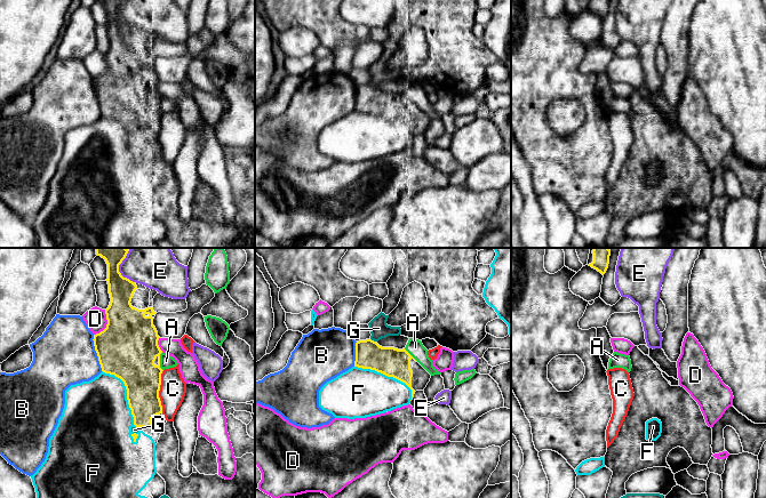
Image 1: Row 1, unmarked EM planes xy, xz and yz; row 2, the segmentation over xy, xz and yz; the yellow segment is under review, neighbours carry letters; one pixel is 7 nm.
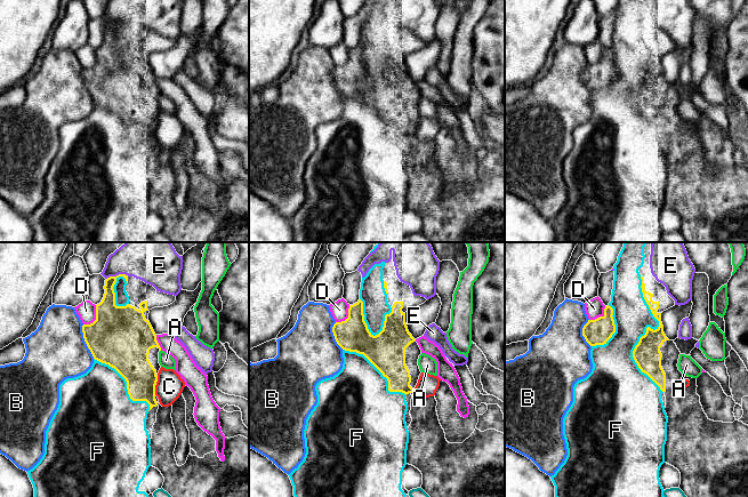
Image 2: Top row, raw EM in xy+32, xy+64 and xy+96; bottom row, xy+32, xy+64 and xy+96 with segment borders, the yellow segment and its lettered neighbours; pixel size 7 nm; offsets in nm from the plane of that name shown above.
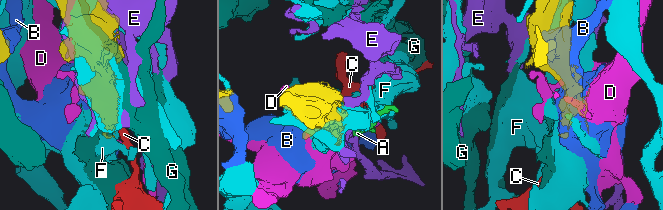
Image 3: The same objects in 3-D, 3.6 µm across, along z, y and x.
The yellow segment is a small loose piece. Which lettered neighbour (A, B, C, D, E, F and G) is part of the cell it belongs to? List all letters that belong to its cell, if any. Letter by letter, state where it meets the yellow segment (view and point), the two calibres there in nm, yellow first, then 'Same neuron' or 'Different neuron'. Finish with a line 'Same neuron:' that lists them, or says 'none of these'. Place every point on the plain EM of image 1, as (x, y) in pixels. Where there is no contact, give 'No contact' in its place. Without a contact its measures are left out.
A: Touches yellow at xy (159, 105). Thickness 420 nm (yellow) against 100 nm. Different neuron
B: Touches yellow at xy (96, 96). Thickness 420 nm (yellow) against 420 nm. Different neuron
C: Touches yellow at xy (158, 136). Thickness 280 nm (yellow) against 190 nm. Different neuron
D: Touches yellow at xy (106, 69). Thickness 420 nm (yellow) against 150 nm. Different neuron
E: Touches yellow at xy (119, 16). Thickness 180 nm (yellow) against 240 nm. Different neuron
F: Touches yellow at xy (127, 142). Thickness 280 nm (yellow) against 480 nm. Different neuron
G: Touches yellow at xz (373, 85). Thickness 200 nm (yellow) against 130 nm. Different neuron
Same neuron: none of these

